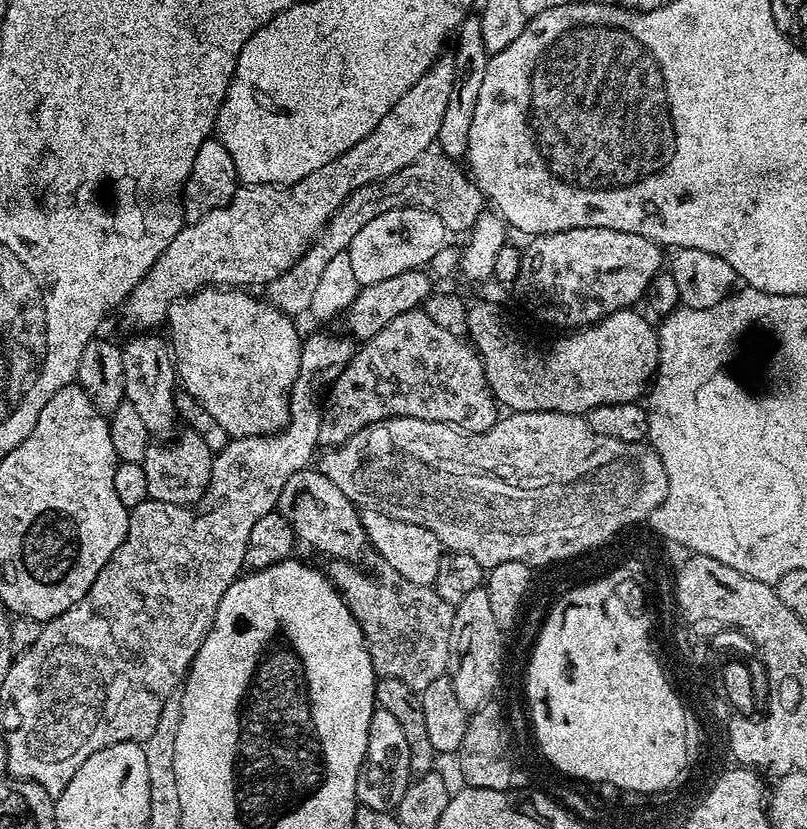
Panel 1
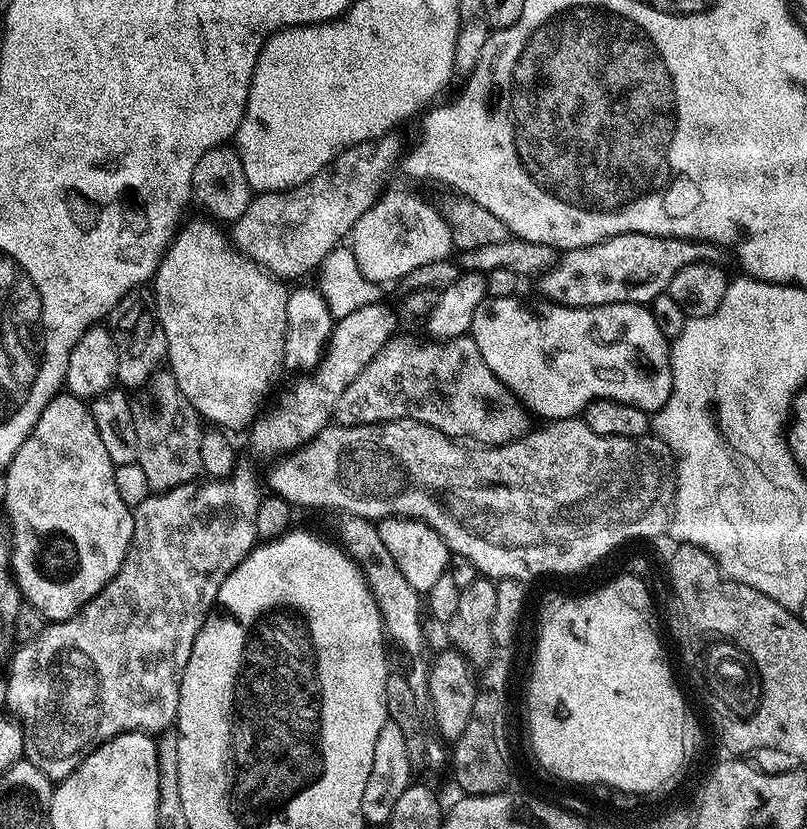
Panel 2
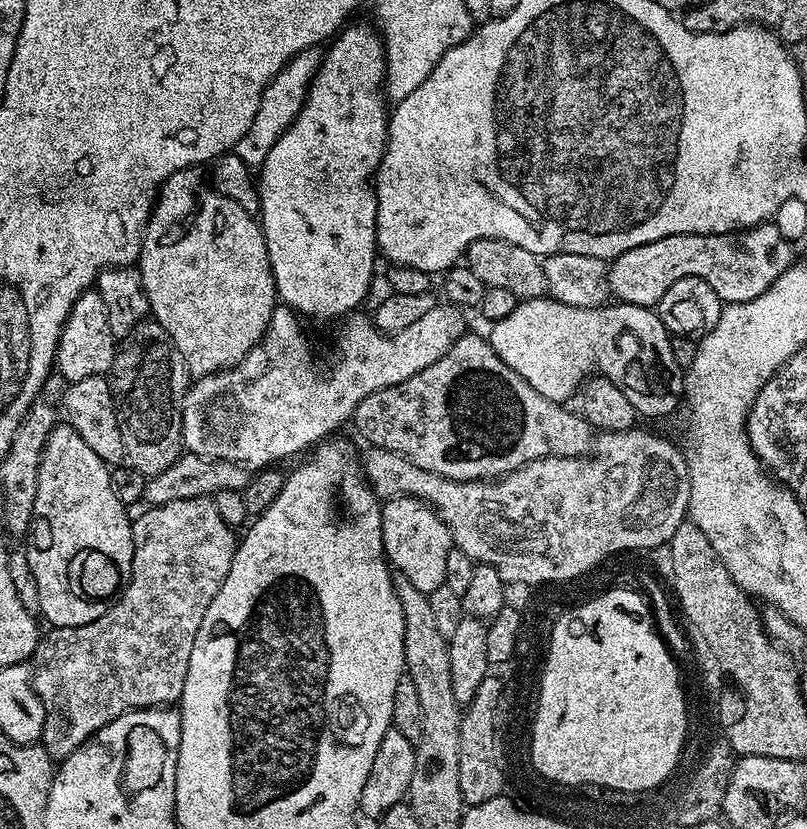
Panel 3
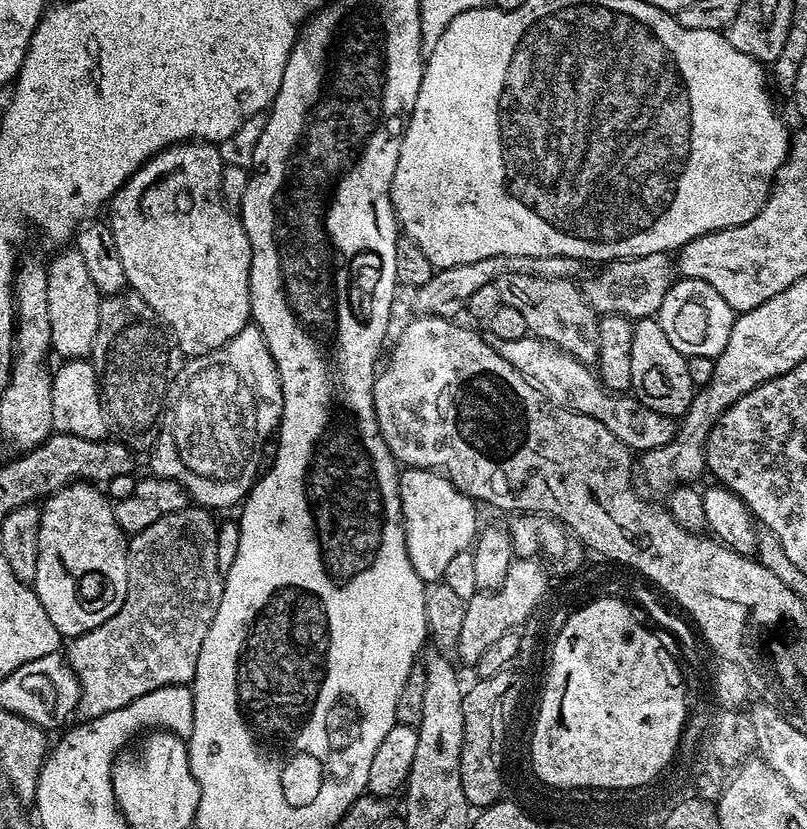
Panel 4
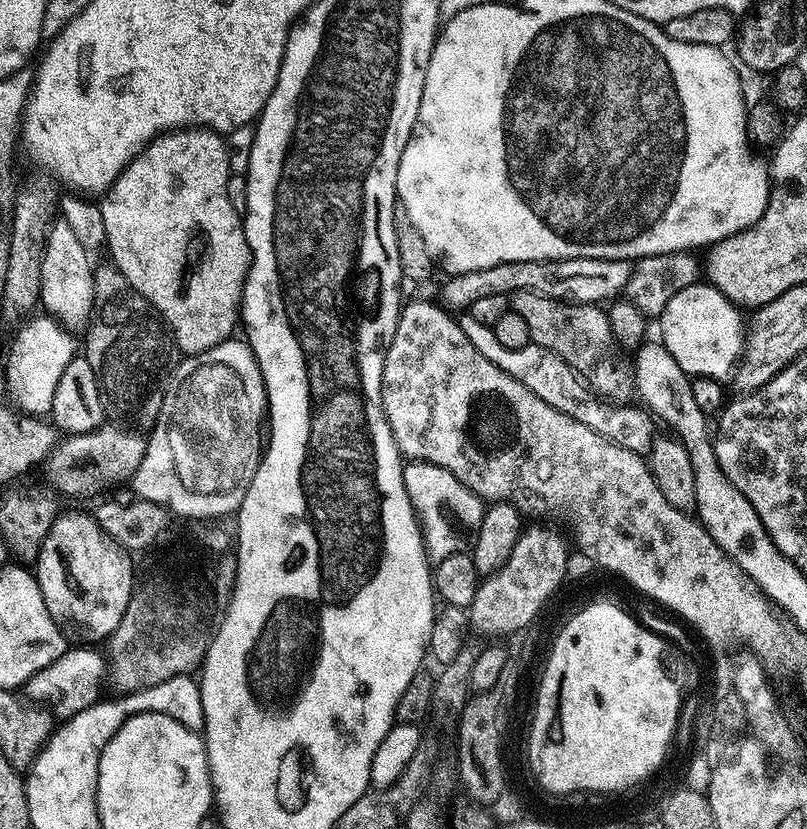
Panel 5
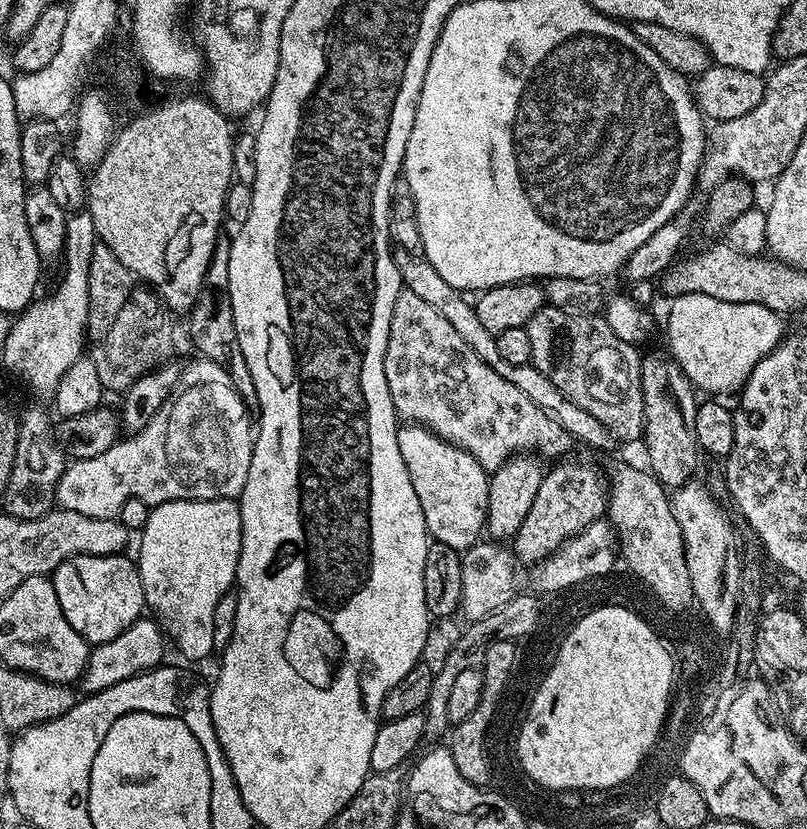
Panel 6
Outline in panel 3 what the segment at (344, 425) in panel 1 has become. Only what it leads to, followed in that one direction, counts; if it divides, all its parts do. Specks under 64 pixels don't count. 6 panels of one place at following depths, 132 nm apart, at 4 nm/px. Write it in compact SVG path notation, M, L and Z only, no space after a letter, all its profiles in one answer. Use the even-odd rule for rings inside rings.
M465 334L460 336L458 342L454 342L454 346L450 346L450 350L446 354L442 354L442 358L438 358L438 362L434 362L434 366L426 366L426 370L414 374L414 378L406 378L406 382L398 382L398 386L386 386L386 390L378 390L374 394L362 398L362 402L358 402L356 412L352 415L351 423L356 424L361 438L365 440L363 442L365 445L390 450L394 454L402 454L407 460L414 462L414 466L422 466L422 470L430 470L430 474L438 474L442 478L451 480L495 480L507 476L509 472L518 470L523 464L529 464L538 458L582 456L591 453L594 448L594 429L583 415L576 413L575 416L563 403L550 398L542 398L542 394L538 394L538 390L534 390L534 386L530 386L530 382L526 382L518 373L510 370L510 366L506 366L506 362L502 362L502 358L498 358L498 354L494 354L494 350L483 335Z

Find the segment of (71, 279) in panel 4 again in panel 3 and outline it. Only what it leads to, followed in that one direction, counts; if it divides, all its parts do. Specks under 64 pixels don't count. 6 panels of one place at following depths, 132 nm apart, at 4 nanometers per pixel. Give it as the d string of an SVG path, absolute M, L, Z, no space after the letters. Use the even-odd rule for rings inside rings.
M95 290L80 293L78 302L68 315L68 321L60 330L60 341L56 347L55 371L60 372L64 382L103 376L112 371L112 363L118 351L118 337L110 330L110 314L102 294Z

